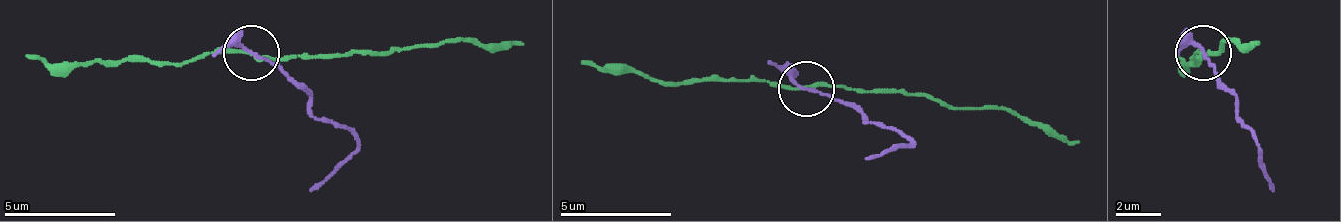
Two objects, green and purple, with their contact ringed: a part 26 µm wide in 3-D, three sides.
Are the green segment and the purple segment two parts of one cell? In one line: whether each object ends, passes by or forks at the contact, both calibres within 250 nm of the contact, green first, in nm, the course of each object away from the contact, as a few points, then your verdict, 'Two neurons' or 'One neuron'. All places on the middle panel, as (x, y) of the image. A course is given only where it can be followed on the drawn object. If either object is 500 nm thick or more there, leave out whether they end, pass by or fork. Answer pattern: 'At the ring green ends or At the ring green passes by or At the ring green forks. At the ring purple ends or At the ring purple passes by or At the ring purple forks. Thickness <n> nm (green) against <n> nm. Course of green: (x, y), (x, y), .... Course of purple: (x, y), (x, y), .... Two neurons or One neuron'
At the ring green passes by. At the ring purple passes by. Thickness 150 nm (green) against 130 nm. Course of green: (808, 90), (847, 84), (1008, 107), (1081, 140). Course of purple: (808, 90), (847, 101), (869, 123), (914, 146), (863, 157). Two neurons

